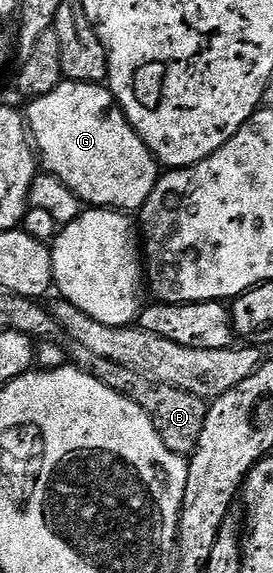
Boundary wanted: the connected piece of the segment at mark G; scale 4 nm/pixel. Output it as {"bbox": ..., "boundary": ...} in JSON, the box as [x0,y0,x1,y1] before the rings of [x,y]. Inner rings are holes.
{"bbox":[24,81,160,213],"boundary":[[[63,81],[52,93],[29,100],[24,118],[34,145],[40,167],[47,175],[54,175],[83,204],[94,209],[113,209],[123,213],[138,213],[148,201],[160,178],[160,164],[144,141],[132,129],[128,117],[119,109],[109,86],[100,83],[71,83]]]}

